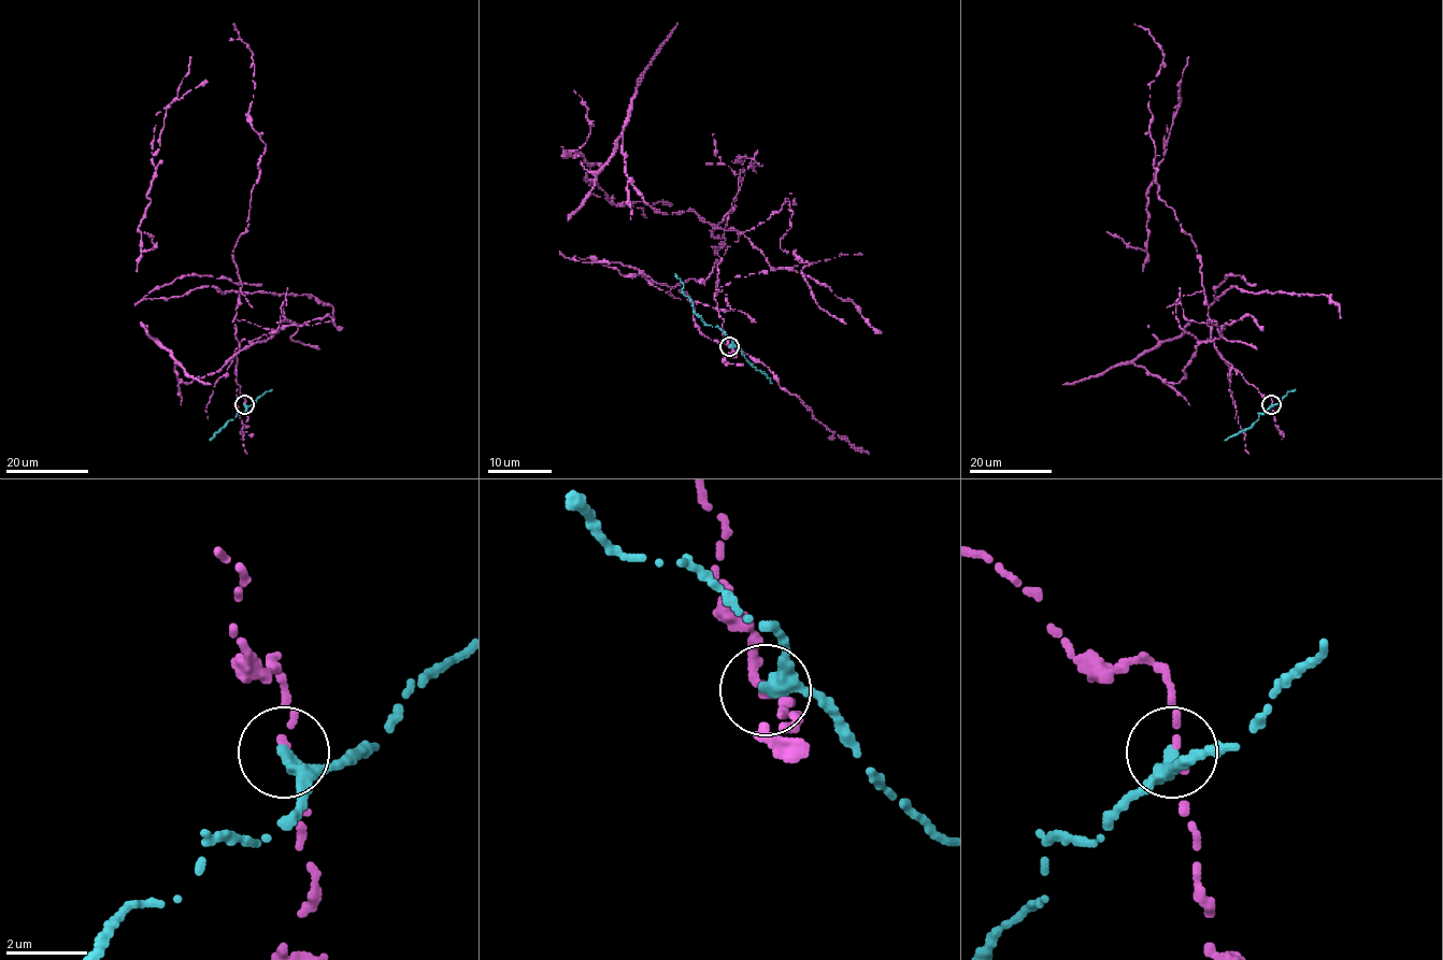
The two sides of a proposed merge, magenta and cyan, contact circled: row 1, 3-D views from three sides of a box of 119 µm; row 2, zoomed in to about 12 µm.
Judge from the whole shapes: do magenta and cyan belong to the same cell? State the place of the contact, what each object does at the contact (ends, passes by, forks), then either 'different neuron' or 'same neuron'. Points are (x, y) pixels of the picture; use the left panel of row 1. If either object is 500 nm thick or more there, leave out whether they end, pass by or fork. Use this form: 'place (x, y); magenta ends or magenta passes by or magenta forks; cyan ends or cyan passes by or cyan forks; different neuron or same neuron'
place (244, 404); magenta ends; cyan passes by; different neuron

